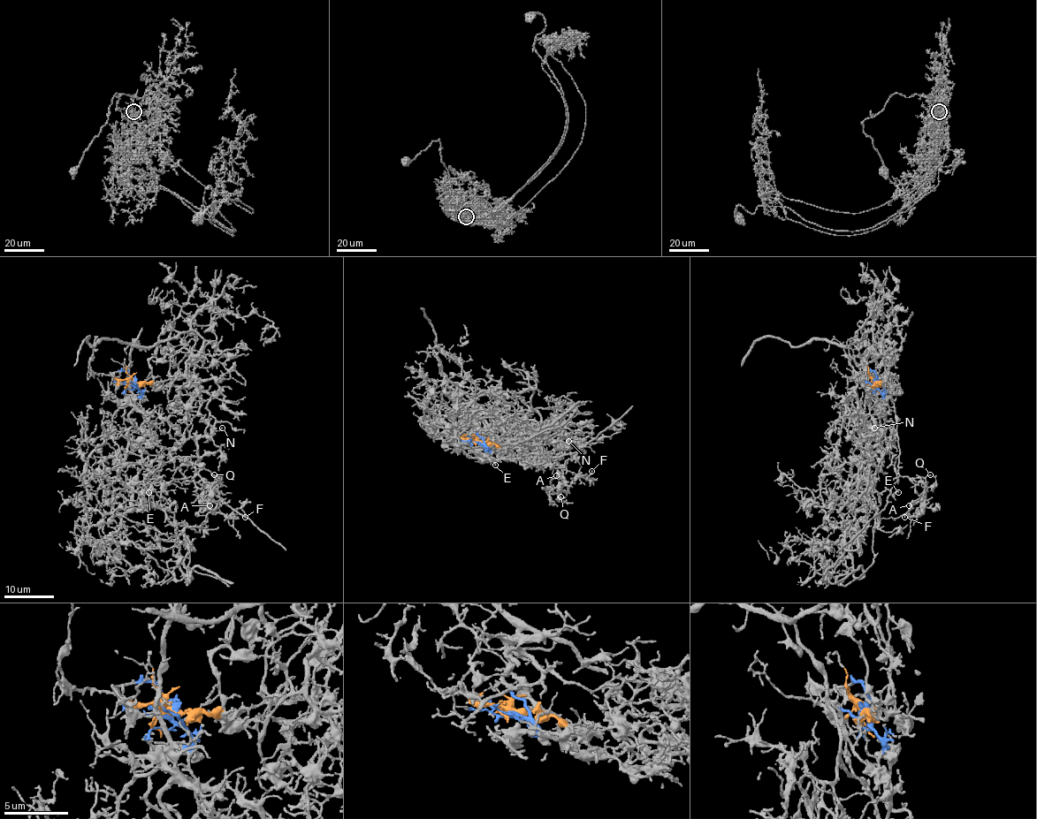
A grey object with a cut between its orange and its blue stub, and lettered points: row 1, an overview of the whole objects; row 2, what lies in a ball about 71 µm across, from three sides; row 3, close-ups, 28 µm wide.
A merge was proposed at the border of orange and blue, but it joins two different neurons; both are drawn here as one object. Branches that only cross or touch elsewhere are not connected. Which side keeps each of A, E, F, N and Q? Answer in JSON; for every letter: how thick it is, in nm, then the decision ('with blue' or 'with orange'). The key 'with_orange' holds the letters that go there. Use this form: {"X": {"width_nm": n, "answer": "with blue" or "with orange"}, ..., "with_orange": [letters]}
{"A": {"width_nm": 130, "answer": "with orange"}, "E": {"width_nm": 160, "answer": "with blue"}, "F": {"width_nm": 130, "answer": "with orange"}, "N": {"width_nm": 130, "answer": "with blue"}, "Q": {"width_nm": 130, "answer": "with orange"}, "with_orange": ["A", "F", "Q"]}

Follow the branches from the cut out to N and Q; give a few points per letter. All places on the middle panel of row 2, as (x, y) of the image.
N: (479, 442), (484, 440), (475, 427), (482, 409), (550, 439), (536, 439), (533, 430), (568, 440)
Q: (479, 442), (515, 448), (524, 455), (541, 454), (547, 458), (532, 461), (557, 464), (562, 469), (560, 496)

